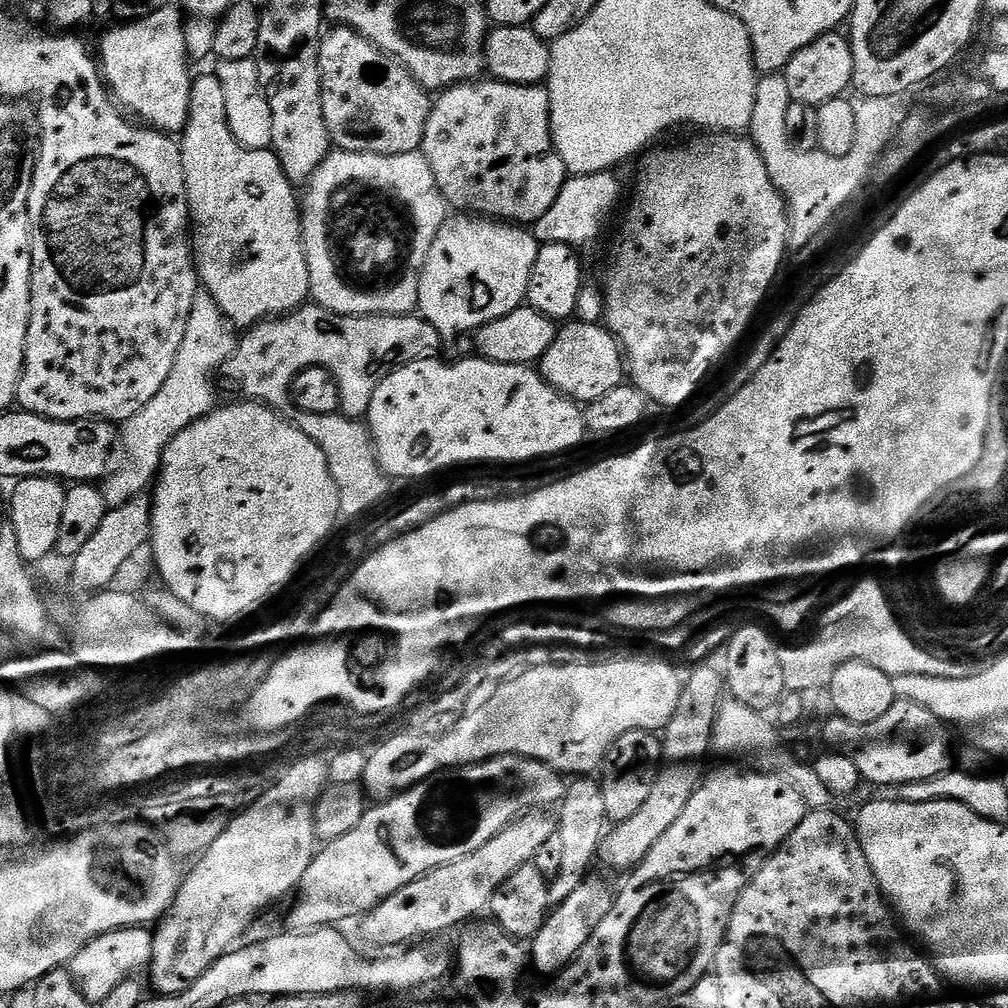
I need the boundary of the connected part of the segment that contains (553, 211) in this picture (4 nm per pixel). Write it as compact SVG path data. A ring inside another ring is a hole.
M615 171L586 174L571 177L562 186L554 206L538 218L534 226L534 235L541 244L562 242L573 248L583 249L583 244L592 244L600 236L604 223L612 216L616 203L620 200L620 180Z

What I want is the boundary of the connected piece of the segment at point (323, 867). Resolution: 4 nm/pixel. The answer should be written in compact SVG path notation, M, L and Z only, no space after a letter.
M495 756L493 760L438 772L389 800L373 803L373 808L371 805L365 811L362 822L358 822L354 830L342 834L342 838L327 841L313 856L306 874L302 874L296 905L288 912L287 927L293 932L309 932L363 917L364 913L374 910L378 902L390 898L394 890L402 890L406 882L414 882L414 878L438 866L474 854L478 846L486 846L490 838L512 824L525 810L544 810L559 805L565 787L565 777L548 764L528 760L525 756Z

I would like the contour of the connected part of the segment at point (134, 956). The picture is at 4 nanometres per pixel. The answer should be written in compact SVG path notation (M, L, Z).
M147 927L119 928L96 936L70 961L70 971L76 989L87 998L89 1005L98 1006L119 983L147 969L152 963L152 932Z

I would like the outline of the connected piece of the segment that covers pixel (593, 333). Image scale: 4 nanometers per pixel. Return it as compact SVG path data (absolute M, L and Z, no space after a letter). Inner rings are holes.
M568 322L557 331L550 350L538 362L540 377L581 406L592 404L602 394L610 394L626 380L626 361L620 343L599 323Z

